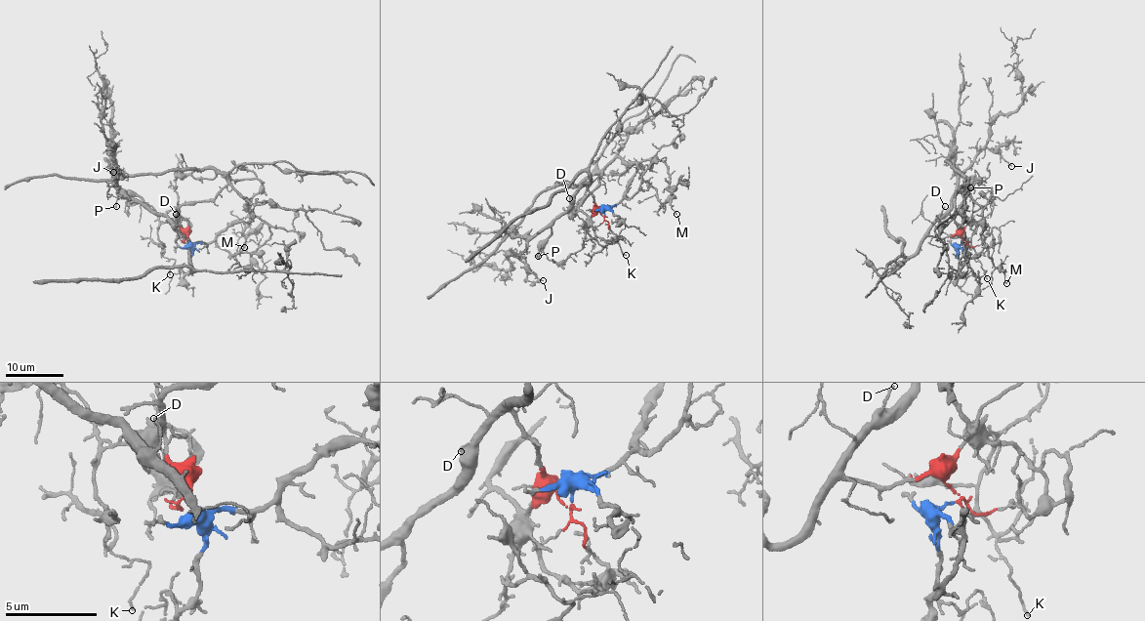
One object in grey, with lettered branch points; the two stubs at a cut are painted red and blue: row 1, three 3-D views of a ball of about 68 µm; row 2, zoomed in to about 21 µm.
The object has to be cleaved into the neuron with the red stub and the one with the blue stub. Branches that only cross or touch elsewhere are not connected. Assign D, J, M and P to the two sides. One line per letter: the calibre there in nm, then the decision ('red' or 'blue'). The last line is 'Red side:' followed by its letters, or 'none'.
D: 110 nm | red
J: 130 nm | red
M: 100 nm | blue
P: 130 nm | red
Red side: D, J, P

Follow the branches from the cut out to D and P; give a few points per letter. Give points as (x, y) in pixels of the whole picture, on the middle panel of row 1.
D: (604, 215), (596, 207), (592, 194), (585, 186), (569, 198)
P: (604, 215), (585, 186), (575, 194), (573, 207), (552, 221), (552, 232), (539, 247), (538, 256)

